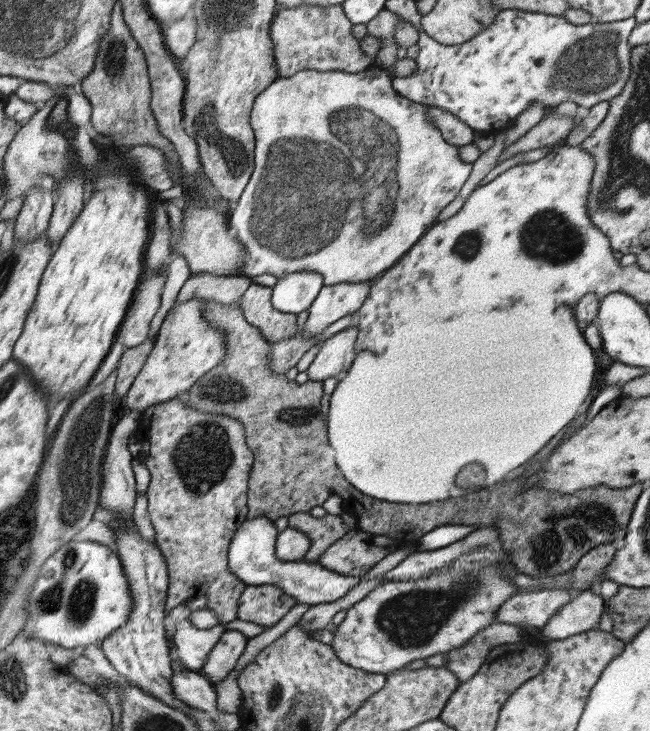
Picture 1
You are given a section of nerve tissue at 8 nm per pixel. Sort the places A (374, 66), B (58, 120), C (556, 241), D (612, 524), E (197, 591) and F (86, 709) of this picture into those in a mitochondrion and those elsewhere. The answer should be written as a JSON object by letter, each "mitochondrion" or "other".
{"A":"other","B":"mitochondrion","C":"mitochondrion","D":"mitochondrion","E":"other","F":"other"}

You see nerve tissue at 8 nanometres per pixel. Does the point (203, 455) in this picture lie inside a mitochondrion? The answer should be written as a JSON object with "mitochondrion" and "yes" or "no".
{"mitochondrion":"yes"}

